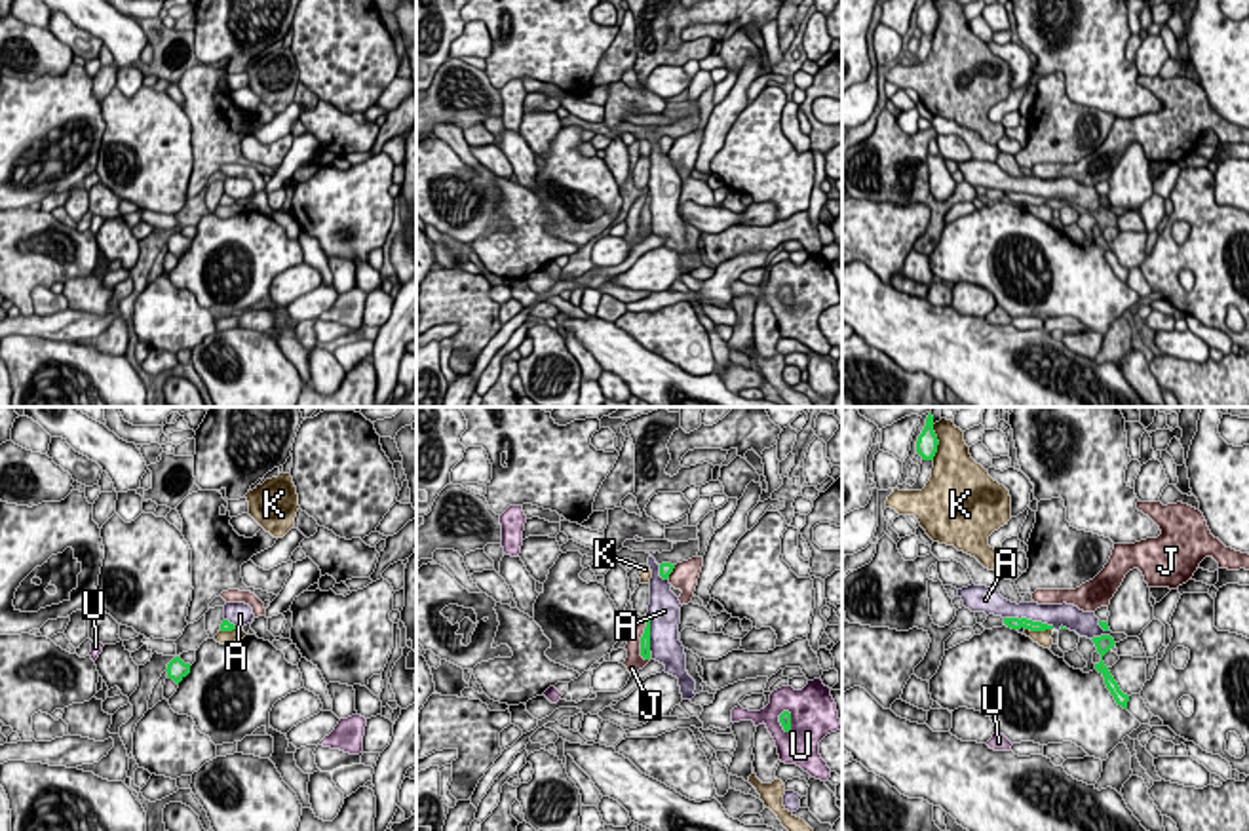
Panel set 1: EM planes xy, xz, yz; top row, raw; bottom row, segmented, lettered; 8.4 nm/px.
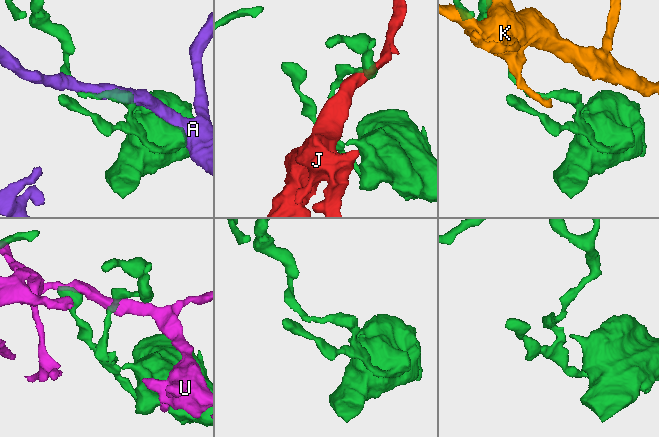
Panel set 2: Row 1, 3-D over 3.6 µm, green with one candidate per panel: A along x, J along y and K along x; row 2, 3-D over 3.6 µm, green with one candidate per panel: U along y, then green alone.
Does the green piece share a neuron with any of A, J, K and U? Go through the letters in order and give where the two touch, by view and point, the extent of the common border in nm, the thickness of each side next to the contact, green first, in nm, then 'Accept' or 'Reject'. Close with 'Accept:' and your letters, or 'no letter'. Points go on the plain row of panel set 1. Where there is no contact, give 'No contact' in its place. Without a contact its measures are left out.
A: Touches green at yz (1029, 194). Shared border 440 nm. Thickness 100 nm (green) against 190 nm. Accept
J: Touches green at xz (641, 215). Shared border 360 nm. Thickness 100 nm (green) against 160 nm. Reject
K: Touches green at yz (938, 18). Shared border 280 nm. Thickness 190 nm (green) against 360 nm. Reject
U: Touches green at xz (789, 295). Shared border 220 nm. Thickness 100 nm (green) against 400 nm. Reject
Accept: A

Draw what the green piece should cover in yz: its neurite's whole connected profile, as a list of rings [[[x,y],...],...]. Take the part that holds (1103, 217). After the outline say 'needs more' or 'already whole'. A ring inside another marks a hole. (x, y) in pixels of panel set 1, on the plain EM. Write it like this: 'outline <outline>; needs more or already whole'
outline [[[1101,209],[1093,211],[1091,215],[1095,217],[1097,226],[1101,228],[1101,236],[1095,238],[1095,243],[1105,251],[1105,259],[1114,270],[1116,278],[1127,283],[1129,270],[1120,264],[1118,257],[1103,236],[1103,230],[1116,219],[1114,213],[1110,209]]]; already whole

